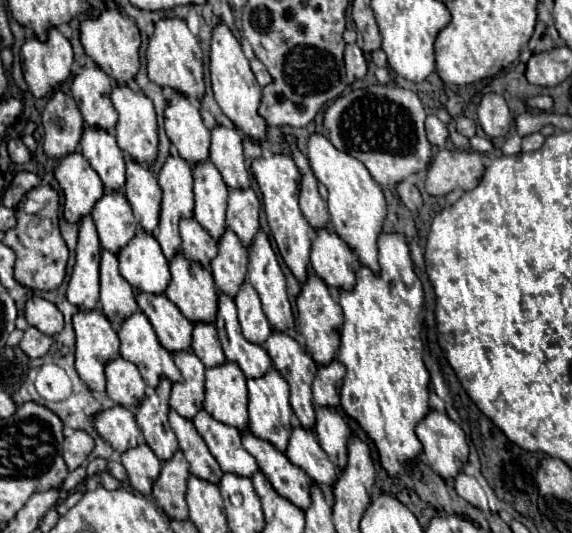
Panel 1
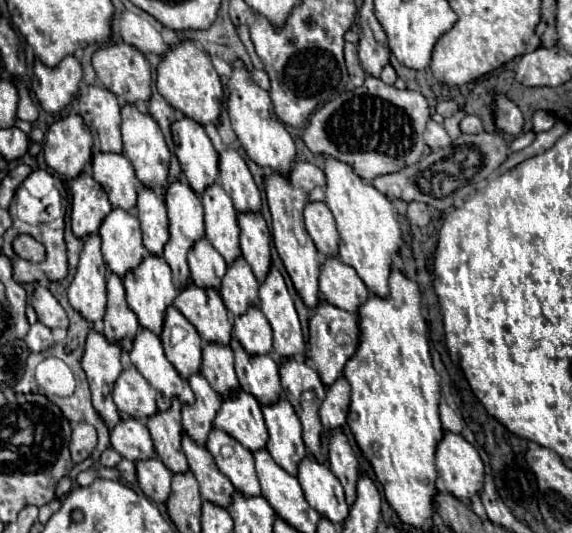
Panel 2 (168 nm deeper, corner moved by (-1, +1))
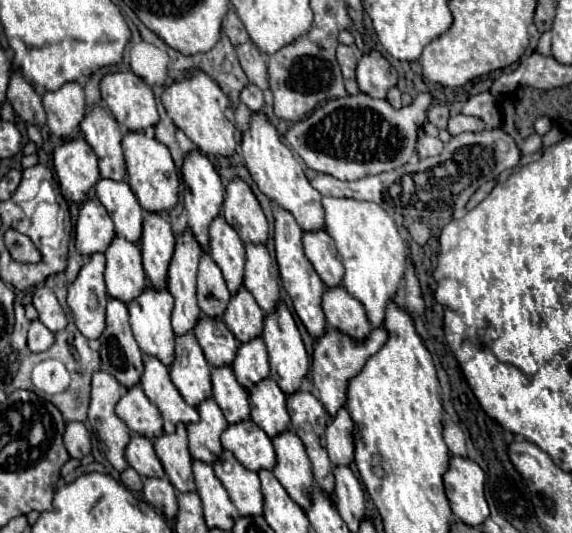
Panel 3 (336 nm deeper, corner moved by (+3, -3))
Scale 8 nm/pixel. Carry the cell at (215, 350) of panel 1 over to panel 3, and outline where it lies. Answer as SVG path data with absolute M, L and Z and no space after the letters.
M215 367L211 371L213 399L223 409L229 423L241 423L251 417L251 407L247 403L247 391L237 383L231 367Z

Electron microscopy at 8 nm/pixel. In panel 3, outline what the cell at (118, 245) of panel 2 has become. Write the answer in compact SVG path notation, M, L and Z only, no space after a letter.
M115 237L111 247L105 251L105 257L105 283L109 297L131 303L131 299L135 299L135 295L139 295L139 291L147 287L139 247L123 237Z

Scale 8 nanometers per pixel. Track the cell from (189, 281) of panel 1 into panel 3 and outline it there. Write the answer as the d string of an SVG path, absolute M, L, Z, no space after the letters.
M201 317L193 333L211 367L223 367L223 365L231 367L231 359L235 359L239 341L221 319Z

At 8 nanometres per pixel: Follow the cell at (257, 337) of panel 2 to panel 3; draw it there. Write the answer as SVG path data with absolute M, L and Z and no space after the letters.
M255 337L239 347L237 357L233 361L233 373L241 387L247 391L251 391L255 383L261 383L269 377L269 357L261 337Z

